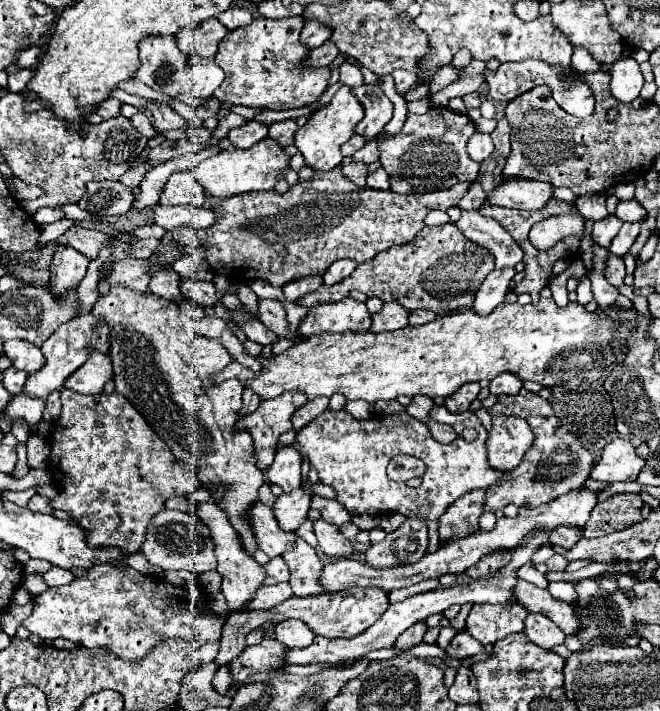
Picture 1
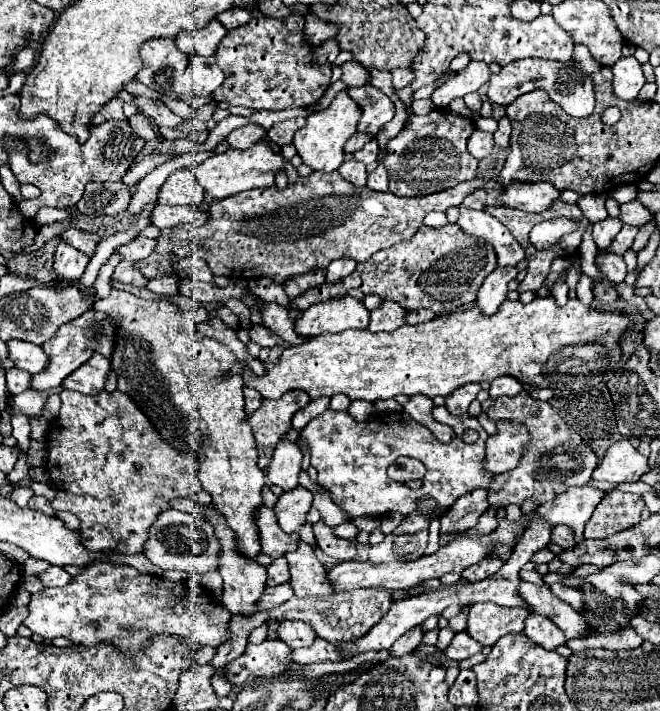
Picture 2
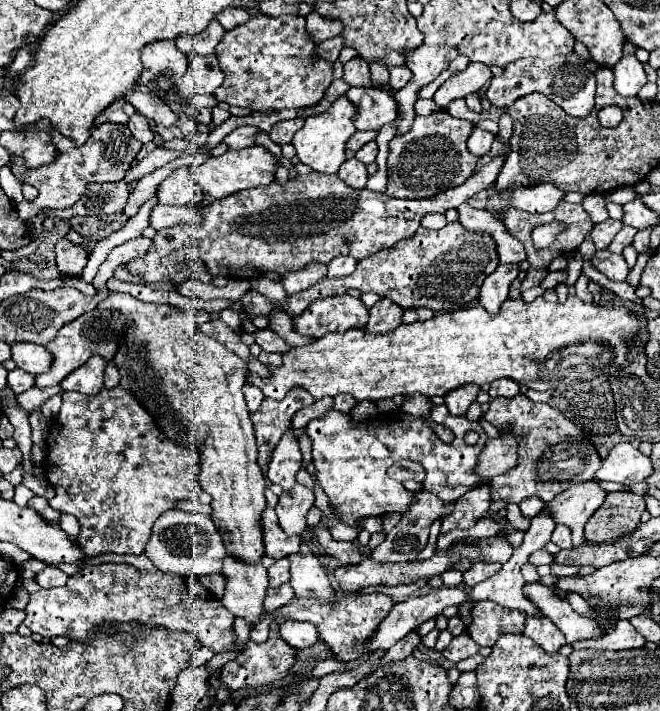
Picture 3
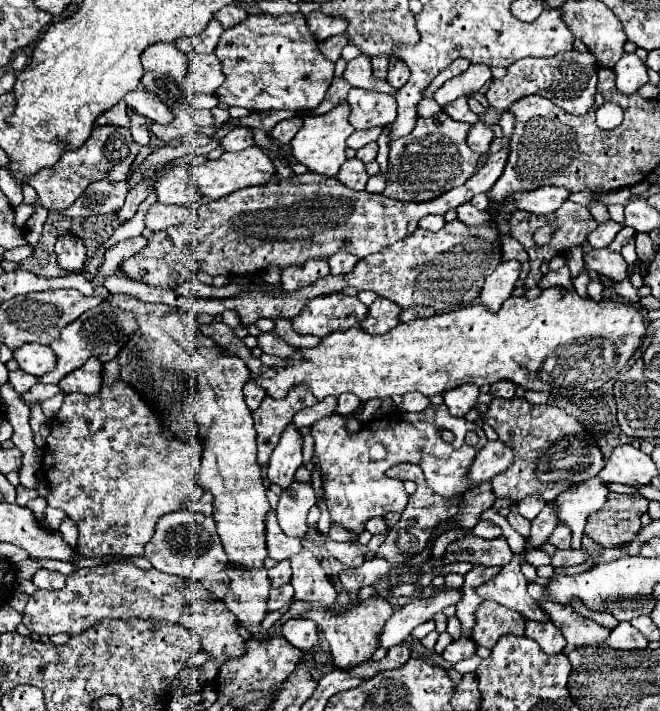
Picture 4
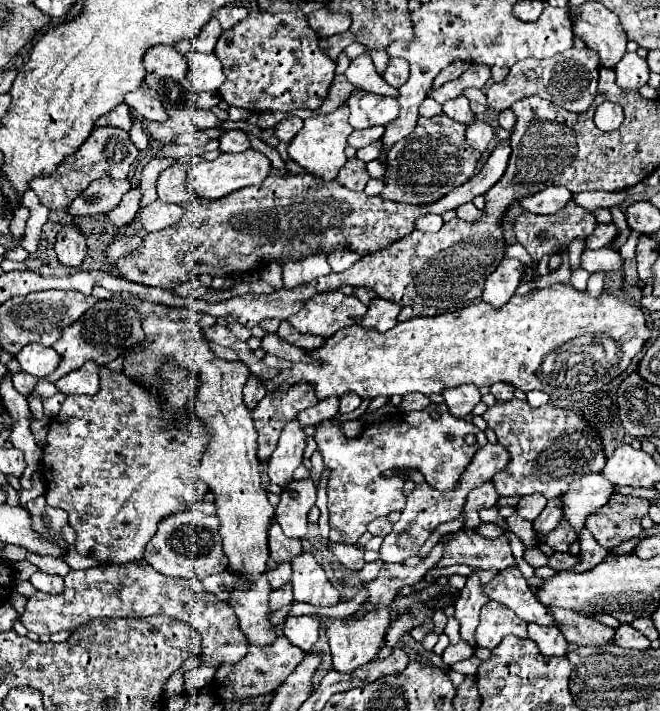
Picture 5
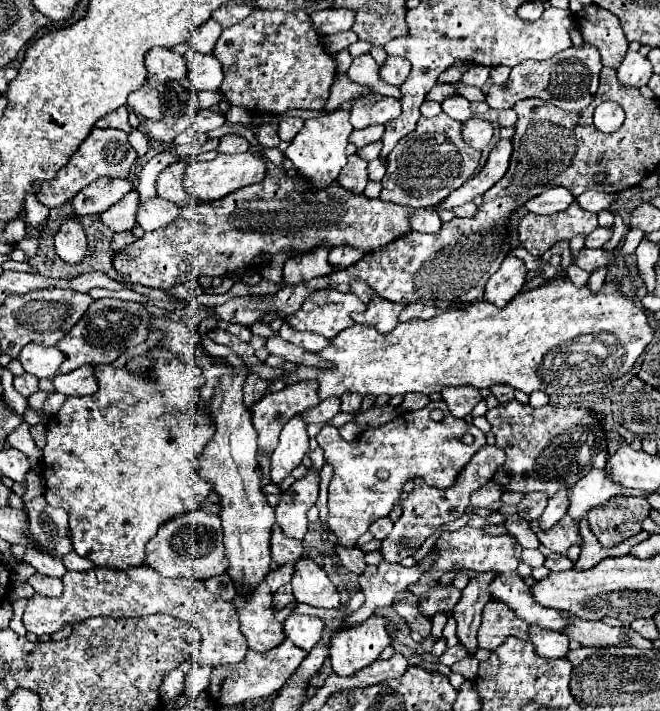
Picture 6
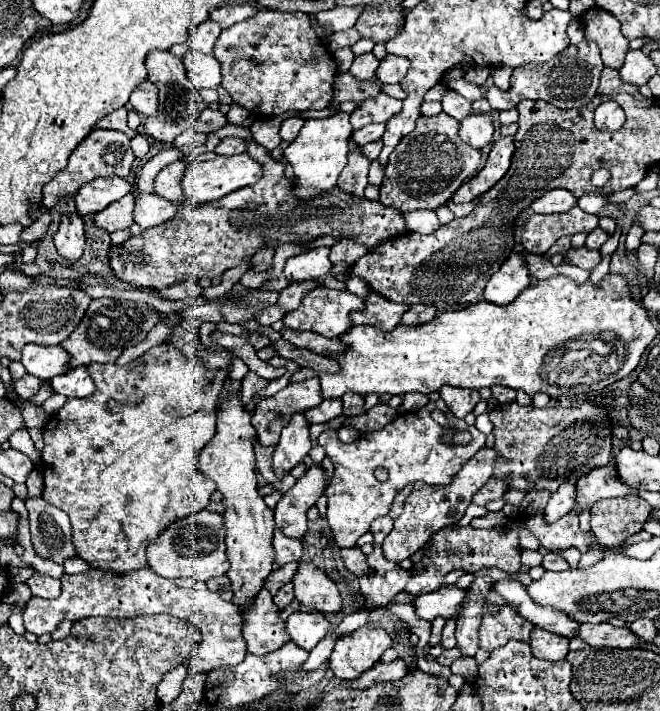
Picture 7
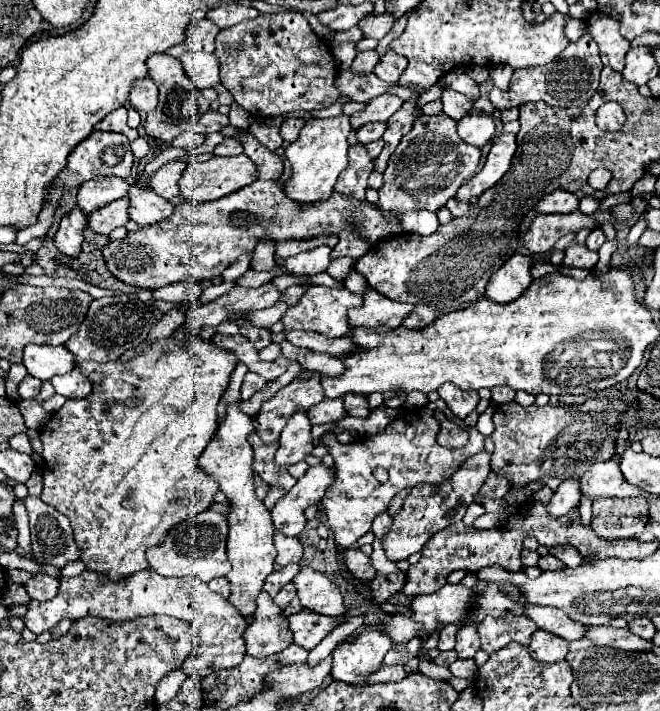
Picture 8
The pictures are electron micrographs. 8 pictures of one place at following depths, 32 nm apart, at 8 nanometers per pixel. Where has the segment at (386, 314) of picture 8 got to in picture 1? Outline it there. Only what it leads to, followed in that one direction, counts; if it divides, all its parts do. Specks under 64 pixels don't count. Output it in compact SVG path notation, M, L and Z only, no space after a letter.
M388 302L384 308L372 316L372 326L370 332L386 332L386 330L398 330L408 326L408 316L410 312L398 304L398 302Z

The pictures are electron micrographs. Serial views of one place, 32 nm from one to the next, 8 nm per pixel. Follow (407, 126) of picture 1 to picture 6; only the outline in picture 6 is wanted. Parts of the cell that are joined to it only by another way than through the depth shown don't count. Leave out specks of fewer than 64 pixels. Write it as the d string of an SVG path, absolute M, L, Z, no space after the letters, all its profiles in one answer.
M444 112L434 118L420 116L416 130L402 138L386 158L386 176L382 178L384 188L380 198L410 208L432 208L476 174L478 160L480 152L464 142L460 122Z

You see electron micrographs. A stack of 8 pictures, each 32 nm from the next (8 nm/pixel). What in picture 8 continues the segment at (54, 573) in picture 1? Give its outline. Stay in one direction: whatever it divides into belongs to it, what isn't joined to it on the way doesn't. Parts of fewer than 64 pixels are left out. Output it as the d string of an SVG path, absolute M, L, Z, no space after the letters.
M34 574L26 582L26 590L32 600L52 600L58 594L58 588L60 588L60 580L50 578L46 574Z

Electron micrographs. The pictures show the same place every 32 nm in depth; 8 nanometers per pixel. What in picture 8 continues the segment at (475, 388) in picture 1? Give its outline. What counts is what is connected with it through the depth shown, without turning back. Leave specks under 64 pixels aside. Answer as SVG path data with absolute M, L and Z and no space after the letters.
M444 384L438 388L440 398L448 404L448 408L454 412L458 418L466 418L470 412L474 412L480 396L478 392L472 390L460 390L454 384Z

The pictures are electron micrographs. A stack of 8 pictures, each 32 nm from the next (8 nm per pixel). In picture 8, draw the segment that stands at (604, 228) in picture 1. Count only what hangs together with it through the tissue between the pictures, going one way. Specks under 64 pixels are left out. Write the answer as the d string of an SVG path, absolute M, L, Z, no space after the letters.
M594 228L594 230L590 232L590 236L586 238L586 246L588 246L590 250L598 250L604 242L606 242L606 236L604 236L604 232L602 232L600 228Z

